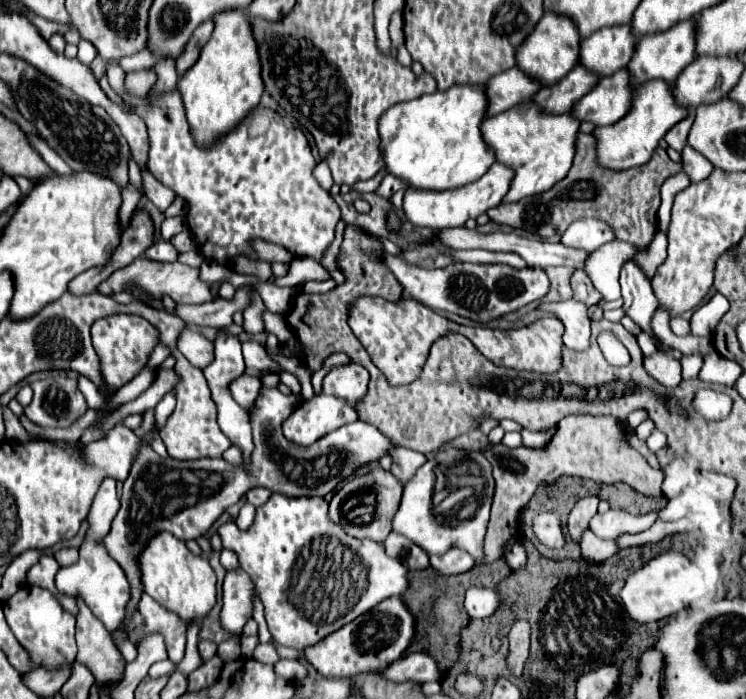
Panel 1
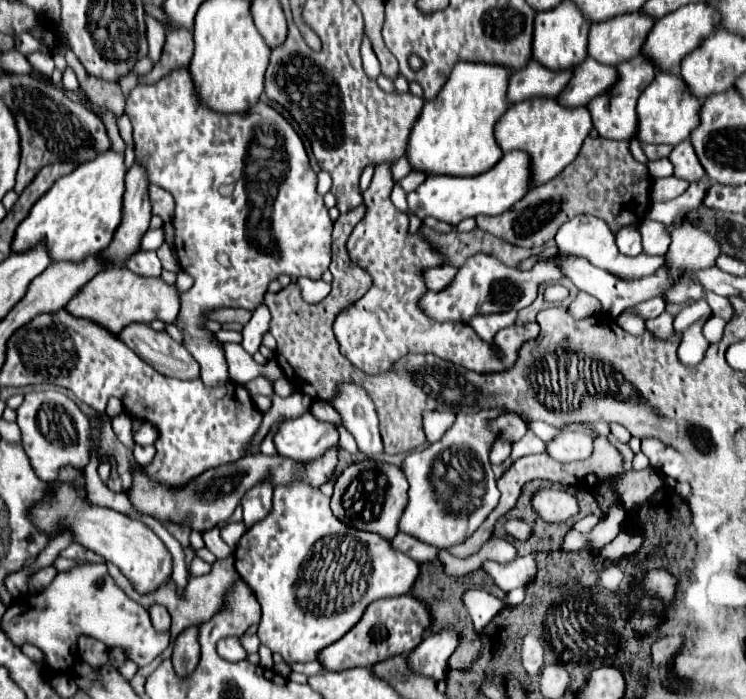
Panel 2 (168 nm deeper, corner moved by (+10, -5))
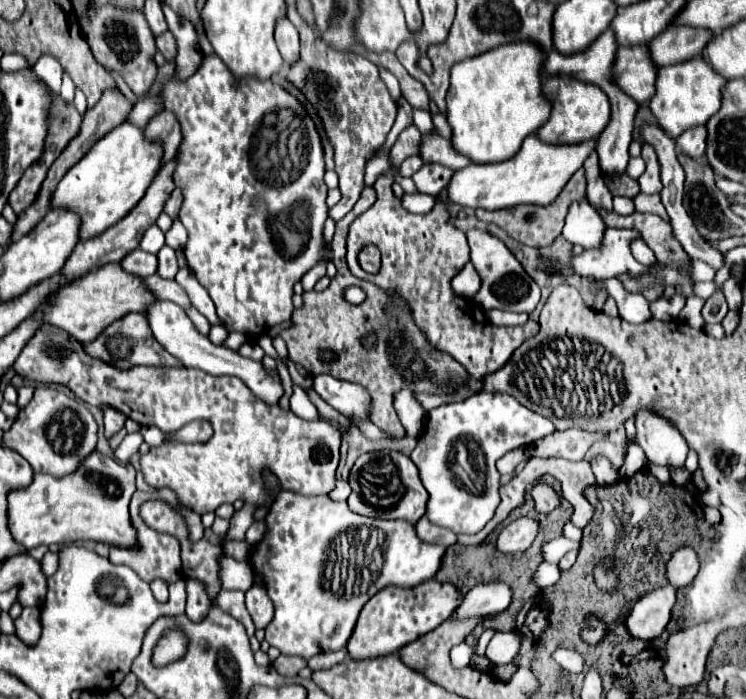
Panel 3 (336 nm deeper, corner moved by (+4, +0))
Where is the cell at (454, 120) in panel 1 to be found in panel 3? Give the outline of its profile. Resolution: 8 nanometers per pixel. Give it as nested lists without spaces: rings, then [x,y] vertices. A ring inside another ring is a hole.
[[[518,40],[452,66],[446,118],[460,154],[476,164],[504,162],[520,150],[526,136],[550,118],[552,106],[542,92],[542,64],[544,52],[532,40]]]

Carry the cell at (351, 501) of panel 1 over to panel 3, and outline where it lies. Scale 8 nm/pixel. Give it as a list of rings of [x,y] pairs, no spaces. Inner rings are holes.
[[[380,450],[380,452],[362,454],[354,462],[348,482],[352,486],[348,506],[356,514],[370,516],[370,518],[388,518],[388,520],[408,518],[408,522],[416,524],[426,512],[428,492],[420,482],[416,464],[402,452]]]

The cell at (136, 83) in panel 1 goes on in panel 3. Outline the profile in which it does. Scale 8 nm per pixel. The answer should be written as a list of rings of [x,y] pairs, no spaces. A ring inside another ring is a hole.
[[[164,32],[164,34],[156,36],[156,48],[164,54],[166,60],[174,60],[176,58],[176,40],[174,40],[172,32]]]

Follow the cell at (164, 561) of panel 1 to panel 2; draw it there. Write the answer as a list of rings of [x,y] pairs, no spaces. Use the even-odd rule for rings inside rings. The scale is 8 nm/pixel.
[[[80,477],[76,485],[60,483],[56,487],[54,499],[46,499],[42,505],[32,509],[32,519],[46,533],[72,529],[76,543],[82,543],[84,547],[102,555],[108,563],[120,567],[120,571],[130,579],[134,589],[142,595],[148,595],[162,585],[168,585],[172,579],[172,555],[160,541],[160,537],[142,521],[130,519],[128,515],[122,515],[114,509],[88,505],[84,499],[84,477]]]

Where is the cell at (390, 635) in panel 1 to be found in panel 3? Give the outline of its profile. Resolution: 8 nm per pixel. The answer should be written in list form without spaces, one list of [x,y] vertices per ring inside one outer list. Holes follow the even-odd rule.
[[[426,580],[414,588],[386,586],[378,590],[360,610],[352,638],[348,640],[348,652],[352,658],[374,658],[398,652],[412,640],[432,632],[448,620],[454,610],[460,606],[460,590],[454,584],[444,584],[436,580]]]

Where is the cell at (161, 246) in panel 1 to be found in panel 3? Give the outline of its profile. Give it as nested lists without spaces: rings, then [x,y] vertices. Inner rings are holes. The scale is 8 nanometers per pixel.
[[[136,248],[136,250],[132,250],[128,256],[122,258],[120,266],[122,266],[122,270],[128,272],[128,274],[134,274],[134,276],[138,276],[138,278],[148,278],[148,276],[156,274],[158,260],[156,260],[156,256],[144,254],[140,248]]]

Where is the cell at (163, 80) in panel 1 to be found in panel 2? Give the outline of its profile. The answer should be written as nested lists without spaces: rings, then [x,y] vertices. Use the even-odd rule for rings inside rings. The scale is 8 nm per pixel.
[[[148,17],[148,21],[146,21],[146,35],[148,35],[148,43],[150,43],[148,57],[152,59],[152,63],[158,63],[158,59],[162,55],[164,39],[166,39],[166,29],[162,27],[160,21],[156,21],[154,17]]]

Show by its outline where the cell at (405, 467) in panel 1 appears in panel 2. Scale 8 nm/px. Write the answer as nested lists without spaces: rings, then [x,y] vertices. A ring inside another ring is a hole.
[[[340,385],[340,395],[336,395],[336,399],[330,403],[342,415],[344,427],[354,435],[360,451],[366,457],[378,459],[384,455],[378,433],[378,417],[366,391],[354,385]]]

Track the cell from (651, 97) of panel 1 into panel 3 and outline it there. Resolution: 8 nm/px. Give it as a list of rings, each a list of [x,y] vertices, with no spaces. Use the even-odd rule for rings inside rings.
[[[696,56],[692,60],[674,64],[674,66],[664,66],[658,70],[658,80],[656,80],[656,94],[648,102],[650,110],[658,118],[660,126],[664,128],[666,134],[672,138],[678,138],[688,126],[700,126],[706,124],[716,110],[722,106],[722,88],[728,80],[720,76],[702,56]]]

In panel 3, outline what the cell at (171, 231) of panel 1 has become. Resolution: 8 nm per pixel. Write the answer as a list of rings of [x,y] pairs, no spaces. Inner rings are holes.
[[[154,224],[154,226],[150,226],[146,232],[144,232],[144,236],[142,236],[142,240],[140,240],[140,248],[144,250],[144,252],[150,252],[150,254],[158,254],[158,250],[164,246],[164,232]]]

